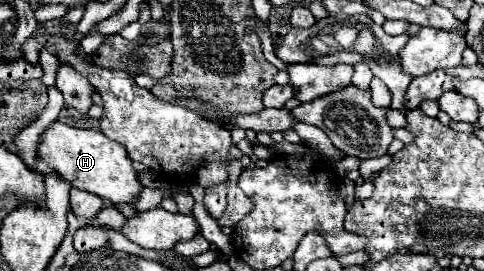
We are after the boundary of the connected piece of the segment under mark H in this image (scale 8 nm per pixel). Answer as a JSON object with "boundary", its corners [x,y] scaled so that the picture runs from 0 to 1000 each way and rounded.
{"boundary":[[[110,450],[89,487],[89,524],[81,531],[85,583],[155,694],[188,708],[233,753],[275,753],[287,738],[295,701],[283,627],[271,613],[271,590],[254,531],[225,517],[213,487],[147,472],[126,450]]]}

